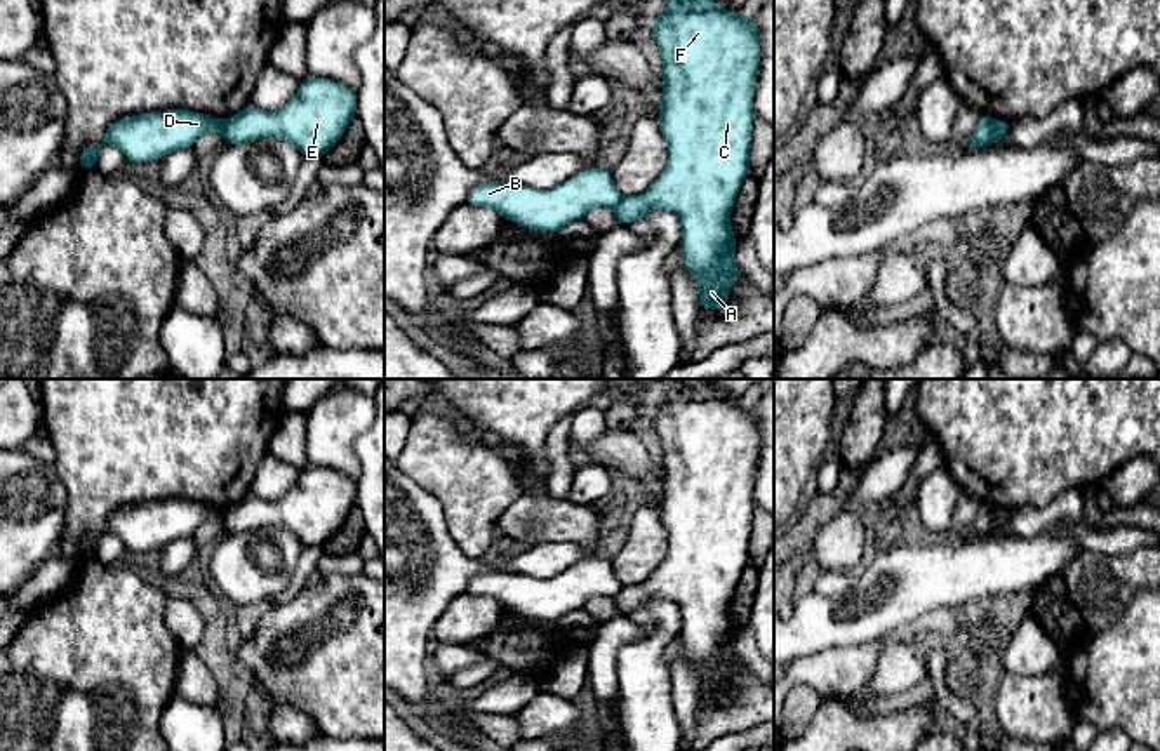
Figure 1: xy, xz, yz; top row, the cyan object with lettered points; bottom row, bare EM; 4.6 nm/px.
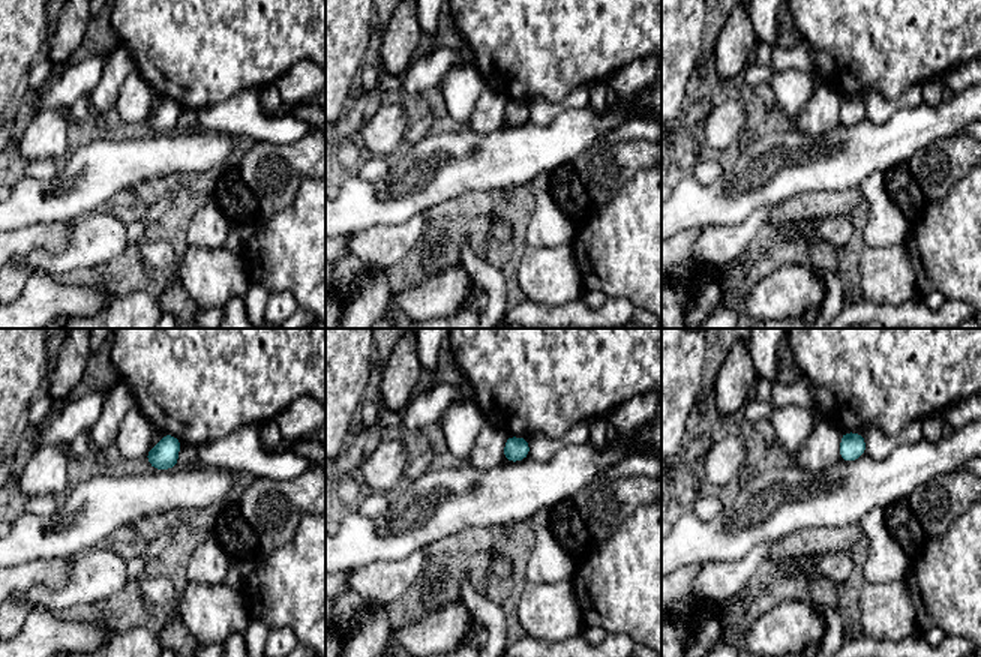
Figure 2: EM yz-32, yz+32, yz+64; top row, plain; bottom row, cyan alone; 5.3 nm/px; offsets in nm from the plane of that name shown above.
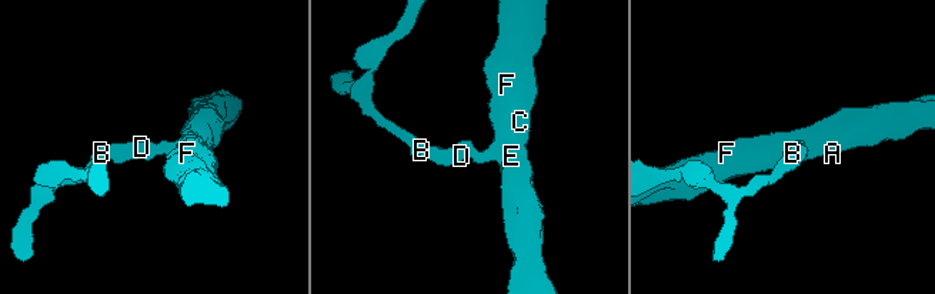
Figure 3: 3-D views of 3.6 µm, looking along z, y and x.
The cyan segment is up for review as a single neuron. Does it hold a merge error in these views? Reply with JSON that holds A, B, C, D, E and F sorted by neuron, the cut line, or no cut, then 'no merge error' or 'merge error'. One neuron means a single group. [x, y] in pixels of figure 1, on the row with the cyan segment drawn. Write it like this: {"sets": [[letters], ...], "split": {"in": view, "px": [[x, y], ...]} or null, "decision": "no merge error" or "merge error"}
{"sets": [["A", "C", "E", "F"], ["B", "D"]], "split": {"in": "yz", "px": [[992, 119], [990, 143]]}, "decision": "merge error"}

